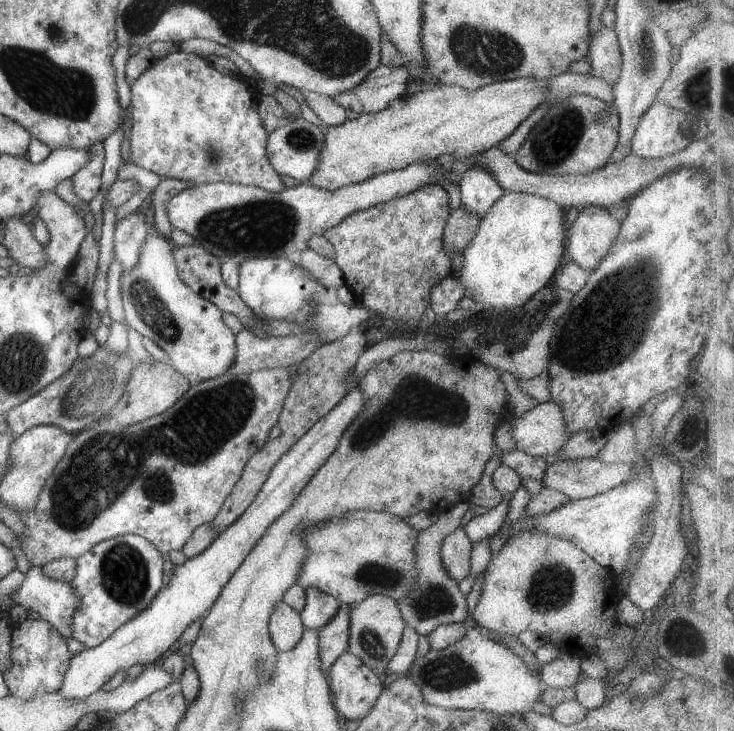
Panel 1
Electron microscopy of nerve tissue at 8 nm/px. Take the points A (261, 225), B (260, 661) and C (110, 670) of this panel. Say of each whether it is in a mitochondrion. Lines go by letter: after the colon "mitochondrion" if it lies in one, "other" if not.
A: mitochondrion
B: mitochondrion
C: other

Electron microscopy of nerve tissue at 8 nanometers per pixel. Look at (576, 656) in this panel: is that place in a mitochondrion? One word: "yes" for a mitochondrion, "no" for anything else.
no

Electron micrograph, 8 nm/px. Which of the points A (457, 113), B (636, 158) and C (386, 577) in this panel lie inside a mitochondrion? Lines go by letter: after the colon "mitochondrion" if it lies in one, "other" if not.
A: other
B: other
C: mitochondrion

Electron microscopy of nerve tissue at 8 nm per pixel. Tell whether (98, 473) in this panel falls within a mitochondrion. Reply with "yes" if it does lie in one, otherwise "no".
yes

